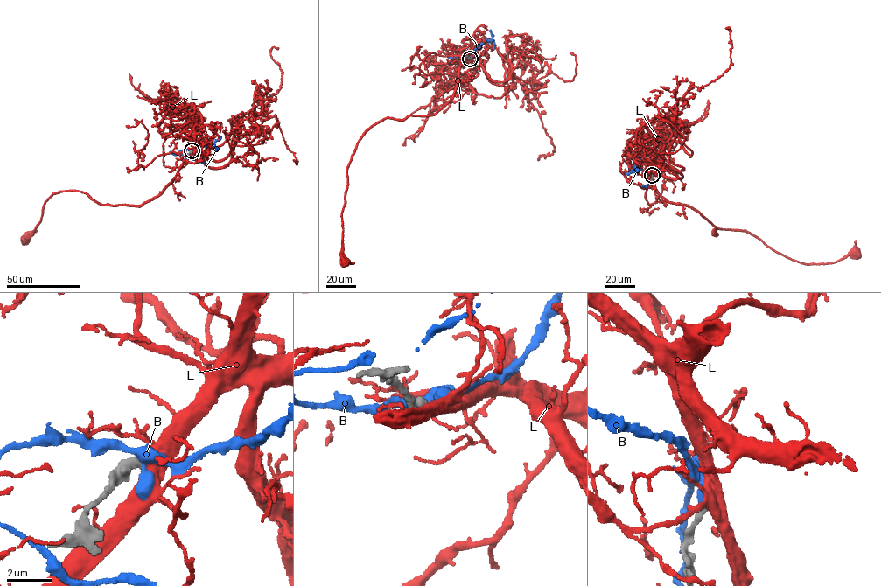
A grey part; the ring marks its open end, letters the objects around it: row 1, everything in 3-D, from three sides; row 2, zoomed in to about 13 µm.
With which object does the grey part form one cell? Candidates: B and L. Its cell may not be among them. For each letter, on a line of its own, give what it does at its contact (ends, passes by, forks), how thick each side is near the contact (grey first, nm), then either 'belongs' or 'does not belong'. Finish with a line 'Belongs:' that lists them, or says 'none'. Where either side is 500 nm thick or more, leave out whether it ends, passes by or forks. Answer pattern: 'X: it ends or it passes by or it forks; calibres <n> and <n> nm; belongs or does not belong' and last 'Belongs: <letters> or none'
B: calibres 500 and 360 nm; does not belong
L: calibres 500 and 440 nm; does not belong
Belongs: none

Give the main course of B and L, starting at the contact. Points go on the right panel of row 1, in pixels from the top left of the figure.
B: (652, 175), (635, 167), (636, 157), (643, 159)
L: (652, 175), (660, 195), (696, 210), (716, 226), (713, 235), (716, 228), (746, 231), (807, 263), (854, 253)

